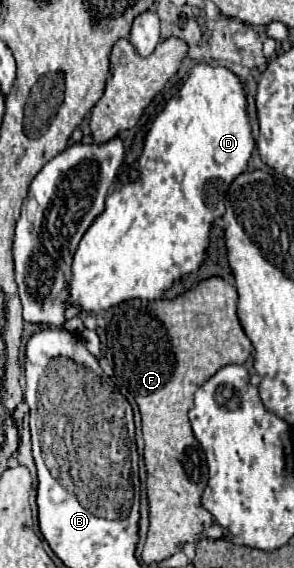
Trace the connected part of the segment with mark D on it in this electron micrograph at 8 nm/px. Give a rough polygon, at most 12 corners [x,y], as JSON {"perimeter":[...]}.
{"perimeter":[[198,63],[72,263],[86,313],[196,273],[254,149]]}

